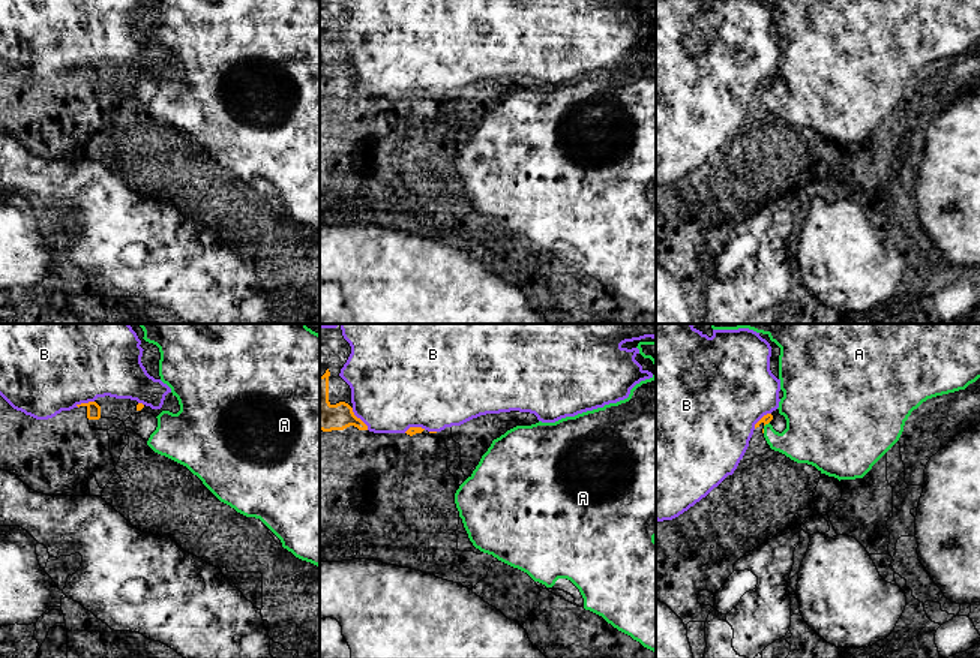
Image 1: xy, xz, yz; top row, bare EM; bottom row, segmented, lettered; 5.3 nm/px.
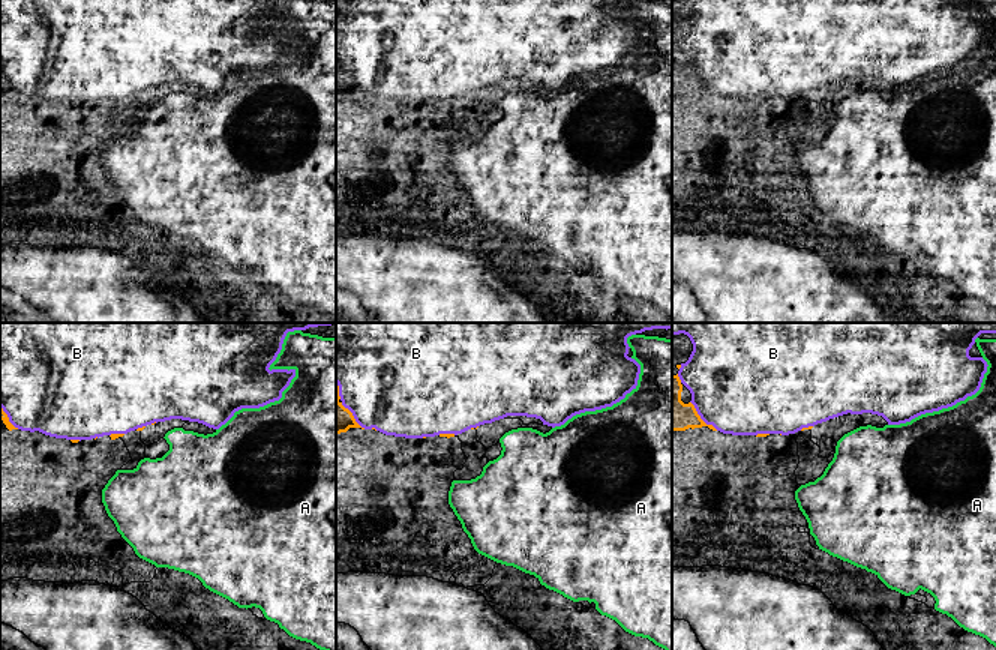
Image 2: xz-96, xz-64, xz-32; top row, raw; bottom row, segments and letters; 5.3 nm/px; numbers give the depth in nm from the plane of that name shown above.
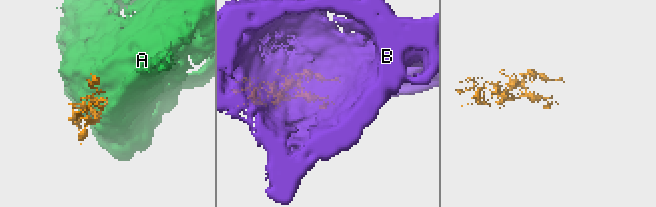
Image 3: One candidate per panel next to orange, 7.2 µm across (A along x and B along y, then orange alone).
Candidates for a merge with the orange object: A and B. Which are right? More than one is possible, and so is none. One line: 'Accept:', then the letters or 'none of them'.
Accept: none of them

